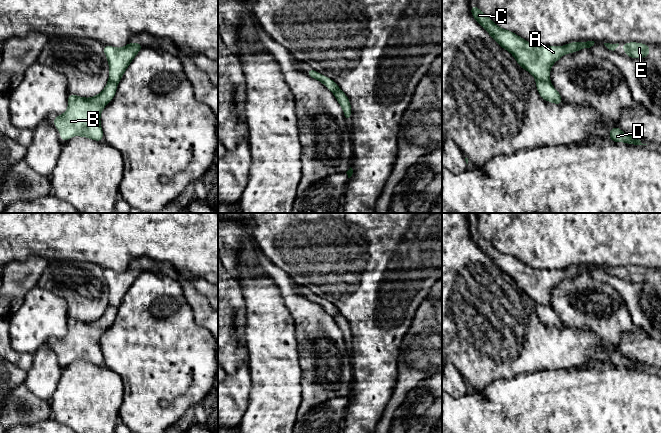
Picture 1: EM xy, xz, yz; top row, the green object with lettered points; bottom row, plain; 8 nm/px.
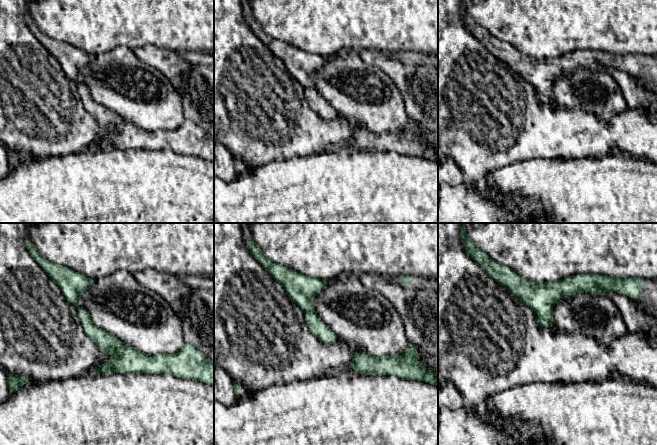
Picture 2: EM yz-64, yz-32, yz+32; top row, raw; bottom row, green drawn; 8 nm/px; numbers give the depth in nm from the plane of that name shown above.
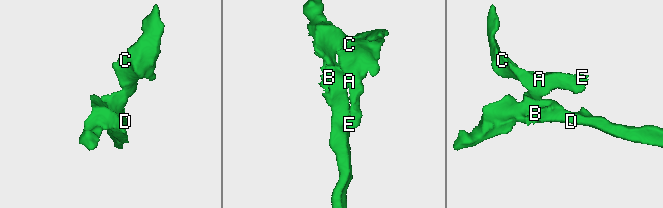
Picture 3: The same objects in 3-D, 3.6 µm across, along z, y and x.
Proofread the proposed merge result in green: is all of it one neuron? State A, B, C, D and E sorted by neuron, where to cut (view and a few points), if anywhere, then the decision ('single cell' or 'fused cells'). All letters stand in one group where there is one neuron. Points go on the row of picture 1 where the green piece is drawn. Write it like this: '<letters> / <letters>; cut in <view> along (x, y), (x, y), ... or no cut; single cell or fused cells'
A C E / B D; cut in yz along (536, 79), (549, 82); fused cells

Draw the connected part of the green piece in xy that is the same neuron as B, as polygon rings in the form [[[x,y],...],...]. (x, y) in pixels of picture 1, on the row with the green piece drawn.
[[[107,82],[104,90],[91,98],[68,94],[66,112],[54,118],[54,126],[60,131],[62,141],[72,136],[82,136],[95,141],[104,141],[100,123],[102,109],[114,98],[117,84]]]

